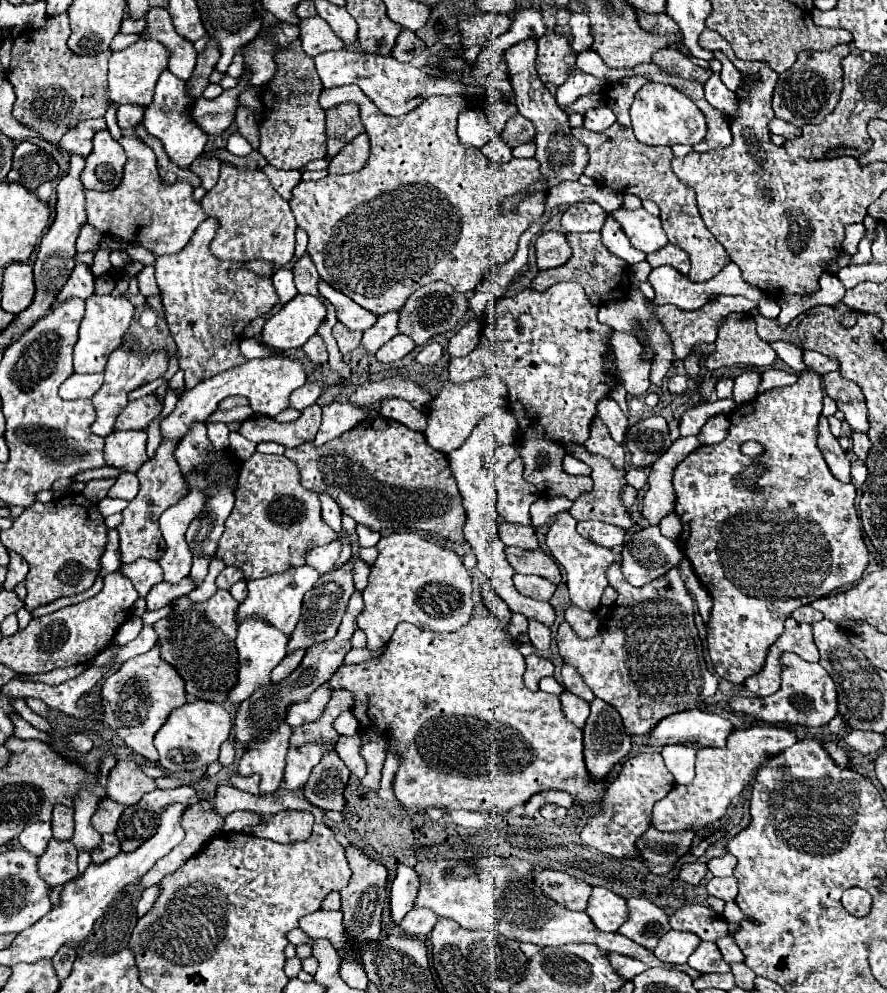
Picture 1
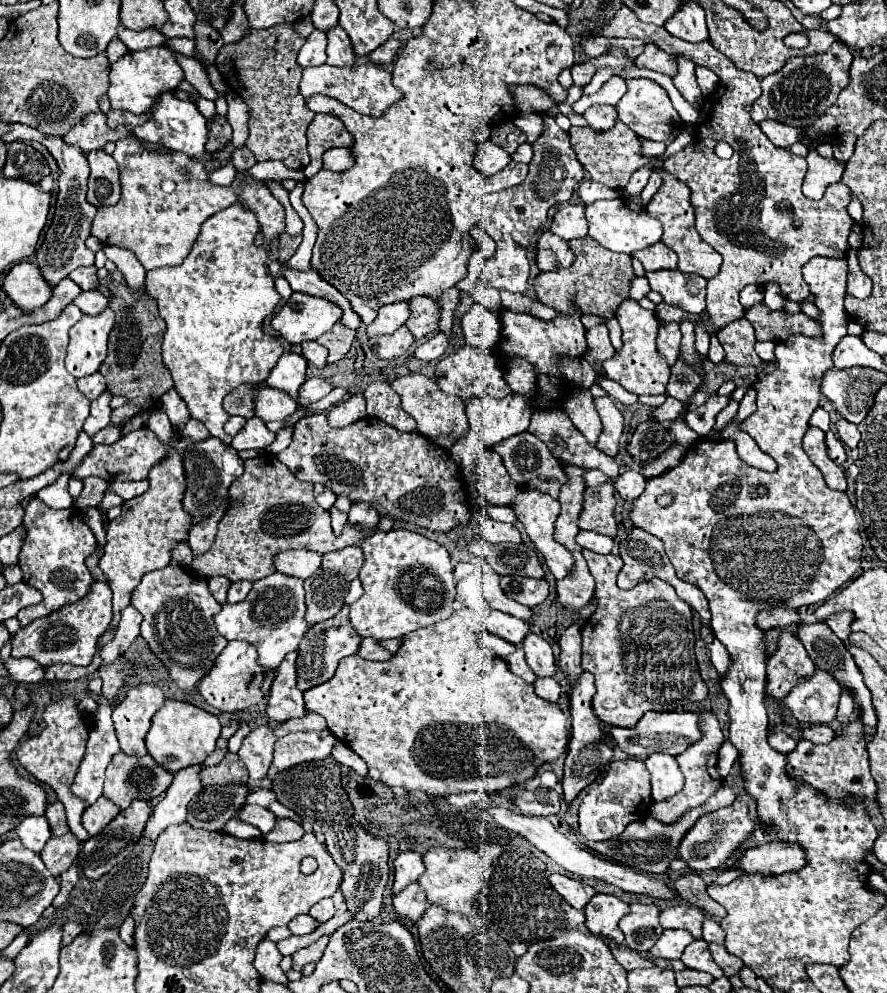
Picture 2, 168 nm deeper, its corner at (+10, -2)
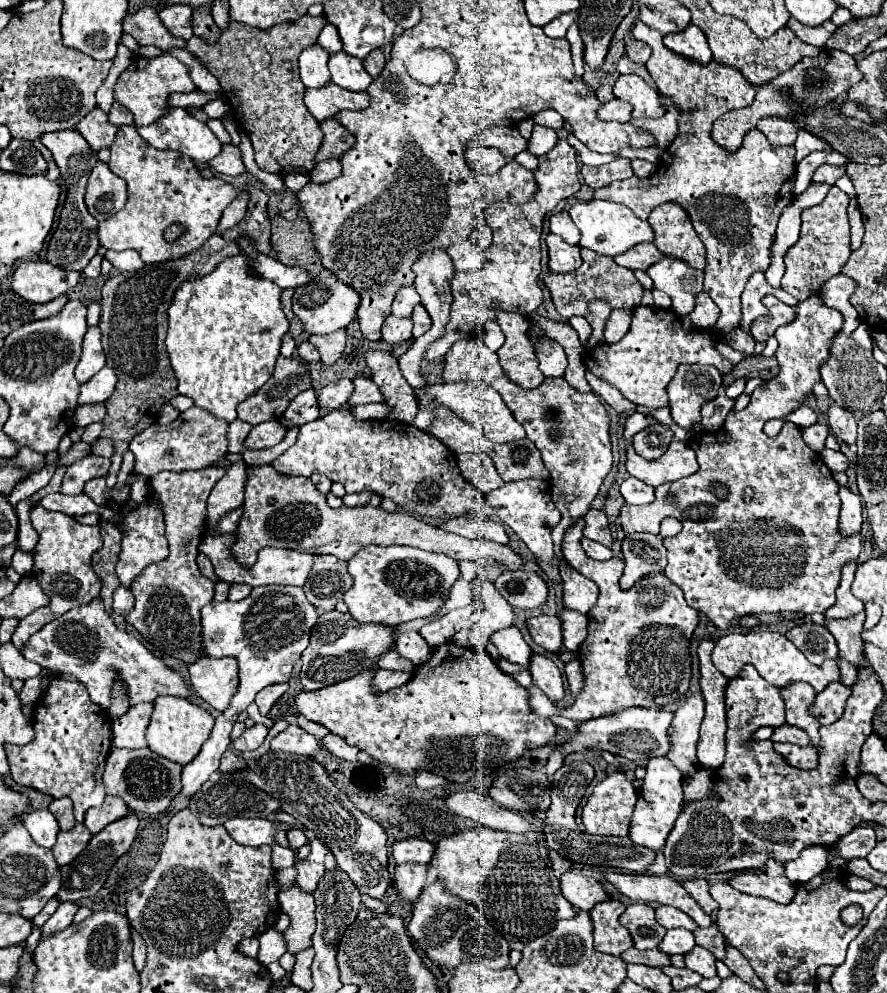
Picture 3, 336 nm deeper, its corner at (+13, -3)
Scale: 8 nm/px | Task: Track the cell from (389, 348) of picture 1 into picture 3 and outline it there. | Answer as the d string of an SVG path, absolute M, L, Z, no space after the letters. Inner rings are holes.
M388 315L382 325L382 341L390 345L402 345L410 339L412 339L412 319L396 319Z

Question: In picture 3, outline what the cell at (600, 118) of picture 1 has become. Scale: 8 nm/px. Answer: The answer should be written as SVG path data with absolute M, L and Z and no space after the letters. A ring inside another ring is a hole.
M612 99L612 101L604 103L604 105L596 111L598 119L602 119L602 121L618 121L618 123L628 123L628 121L632 119L630 113L632 113L632 111L630 111L628 103L620 101L620 99Z

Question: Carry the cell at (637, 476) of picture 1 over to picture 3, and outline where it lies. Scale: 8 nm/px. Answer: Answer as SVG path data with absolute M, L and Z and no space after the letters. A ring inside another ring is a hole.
M628 477L620 485L620 493L628 505L644 505L650 503L654 497L654 487L642 483L636 477Z

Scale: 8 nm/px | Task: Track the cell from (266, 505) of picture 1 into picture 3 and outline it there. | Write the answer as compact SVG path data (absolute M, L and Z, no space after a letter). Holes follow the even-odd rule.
M272 465L246 467L246 485L244 485L244 511L242 519L234 531L236 543L230 553L242 567L252 567L256 563L256 555L264 547L286 547L296 551L306 551L314 555L336 555L344 561L352 559L356 551L374 543L374 545L410 545L424 551L444 553L456 561L478 561L478 559L494 559L508 571L518 571L524 567L520 555L516 555L508 545L496 545L492 541L480 539L464 539L440 527L422 523L420 519L394 511L386 513L380 507L340 507L330 509L326 497L314 487L308 477L288 477L276 473Z

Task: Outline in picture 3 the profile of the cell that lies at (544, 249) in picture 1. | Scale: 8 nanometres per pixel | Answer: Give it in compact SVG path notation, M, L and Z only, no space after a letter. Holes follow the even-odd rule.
M552 233L546 237L546 245L548 245L548 255L550 255L548 269L552 273L572 273L582 265L578 245L568 245L564 239Z

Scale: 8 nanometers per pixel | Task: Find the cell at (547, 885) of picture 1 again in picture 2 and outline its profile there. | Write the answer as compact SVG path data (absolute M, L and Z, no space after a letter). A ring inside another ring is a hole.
M551 874L549 882L577 910L583 910L585 904L597 894L593 886L587 886L587 884L579 882L579 880L573 880L573 878L565 876L565 874Z

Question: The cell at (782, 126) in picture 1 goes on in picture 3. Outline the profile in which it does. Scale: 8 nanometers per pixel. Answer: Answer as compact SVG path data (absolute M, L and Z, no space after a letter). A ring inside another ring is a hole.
M764 117L758 121L758 129L766 135L766 139L774 147L794 145L796 133L798 133L798 127L792 121L782 119L782 117Z

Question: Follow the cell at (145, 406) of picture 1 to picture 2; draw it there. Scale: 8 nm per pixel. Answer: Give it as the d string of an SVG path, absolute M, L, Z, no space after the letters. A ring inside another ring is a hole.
M109 424L107 428L103 428L101 432L97 432L93 436L93 444L111 444L111 442L117 442L119 434L121 434L121 426Z

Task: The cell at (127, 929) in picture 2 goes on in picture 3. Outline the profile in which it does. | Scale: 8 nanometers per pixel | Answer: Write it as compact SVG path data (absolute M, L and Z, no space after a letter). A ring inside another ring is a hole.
M132 929L132 947L134 947L134 953L132 953L134 955L134 965L136 965L138 971L142 971L144 959L146 959L146 943L140 937L140 933L134 931L134 929Z

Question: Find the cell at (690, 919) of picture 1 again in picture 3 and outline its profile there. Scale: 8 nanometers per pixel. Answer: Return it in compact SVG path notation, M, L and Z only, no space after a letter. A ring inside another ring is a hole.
M666 905L656 907L656 921L664 929L676 929L676 927L682 927L682 929L688 929L688 931L698 929L698 925L684 911L674 909L674 907L666 907Z

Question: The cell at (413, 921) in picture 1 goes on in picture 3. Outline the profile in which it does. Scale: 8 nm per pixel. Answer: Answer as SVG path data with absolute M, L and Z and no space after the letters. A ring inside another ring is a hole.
M398 865L394 873L394 885L398 893L416 903L426 885L426 865Z

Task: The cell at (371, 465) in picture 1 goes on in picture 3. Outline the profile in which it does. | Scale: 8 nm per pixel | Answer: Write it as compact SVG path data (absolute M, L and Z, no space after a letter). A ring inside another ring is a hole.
M344 407L312 423L304 423L296 443L286 449L272 467L284 475L326 475L330 481L342 483L346 493L378 493L420 519L444 521L460 517L474 507L478 495L476 487L462 477L456 455L426 431L390 419L358 421L352 419L350 409Z

